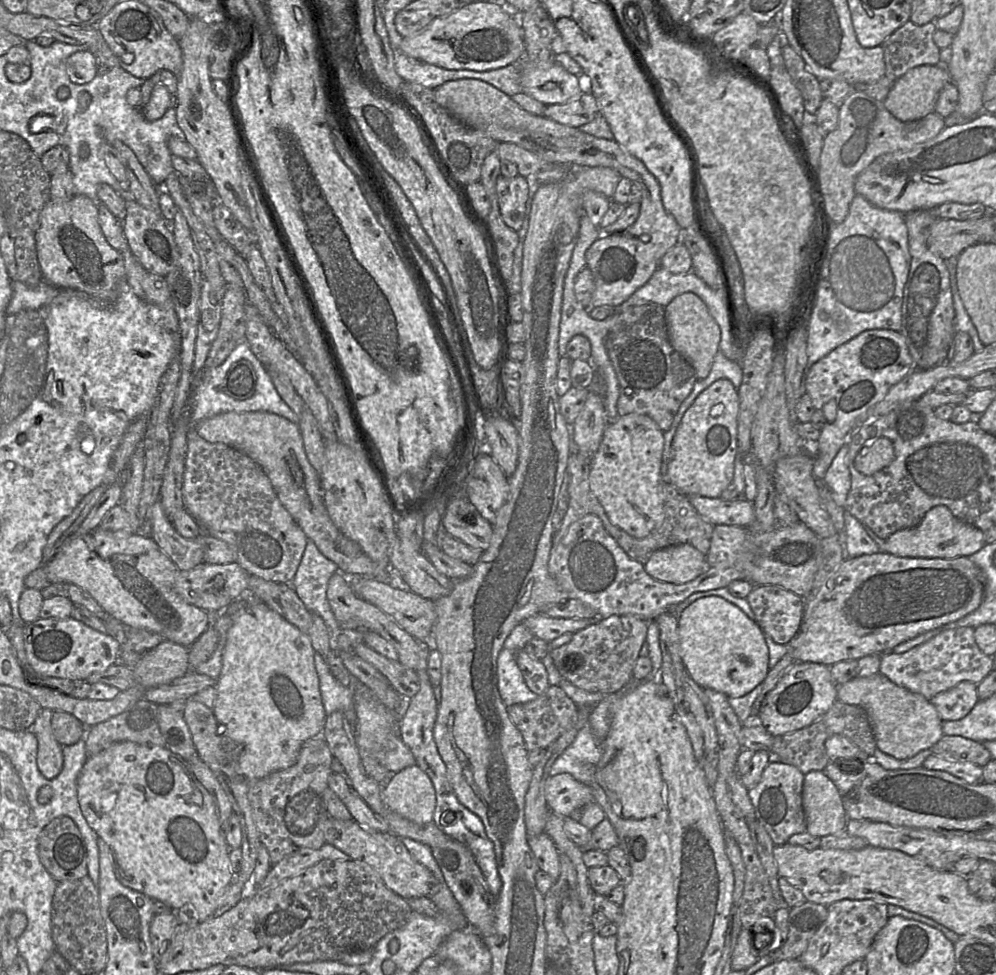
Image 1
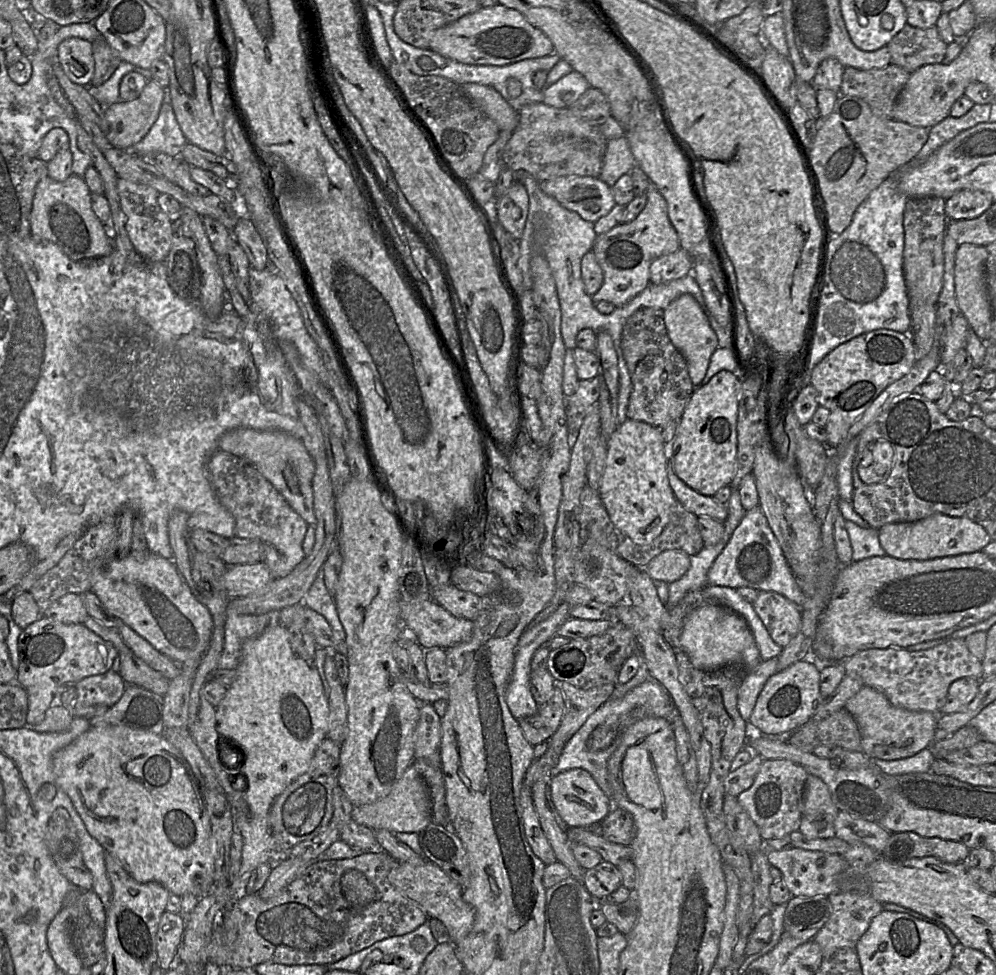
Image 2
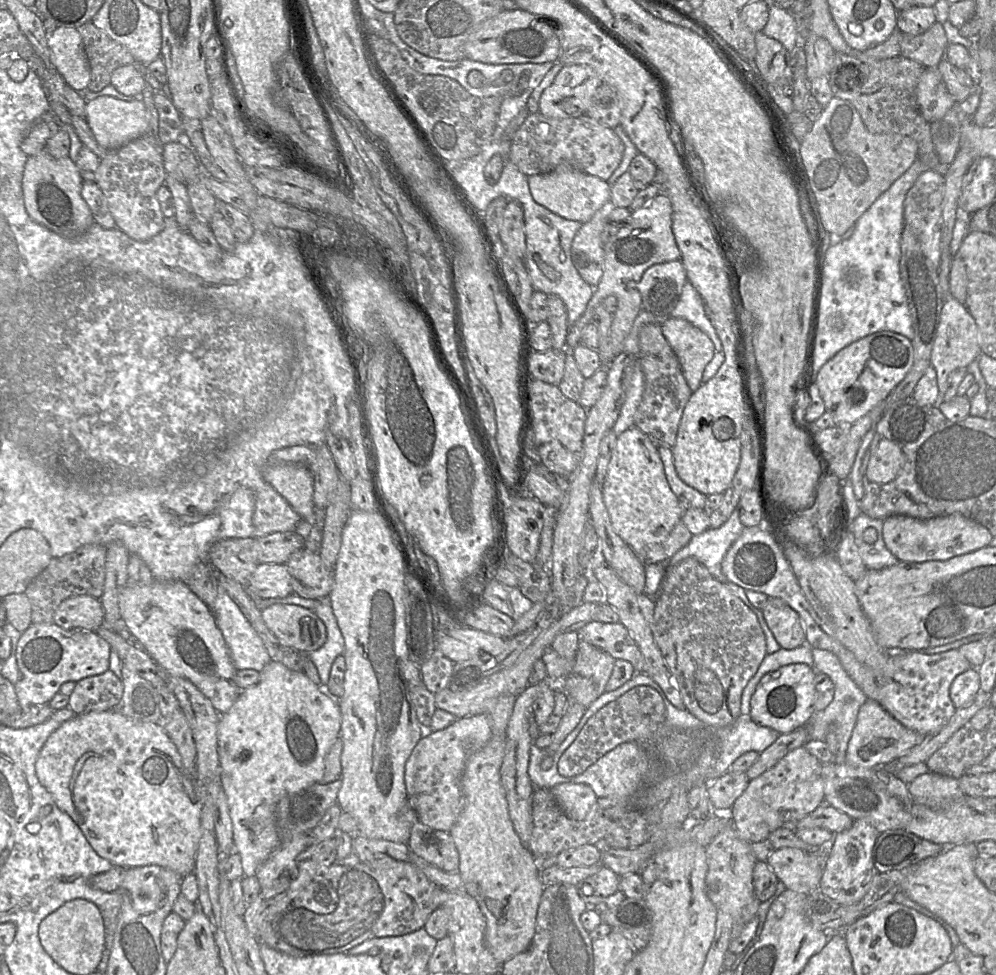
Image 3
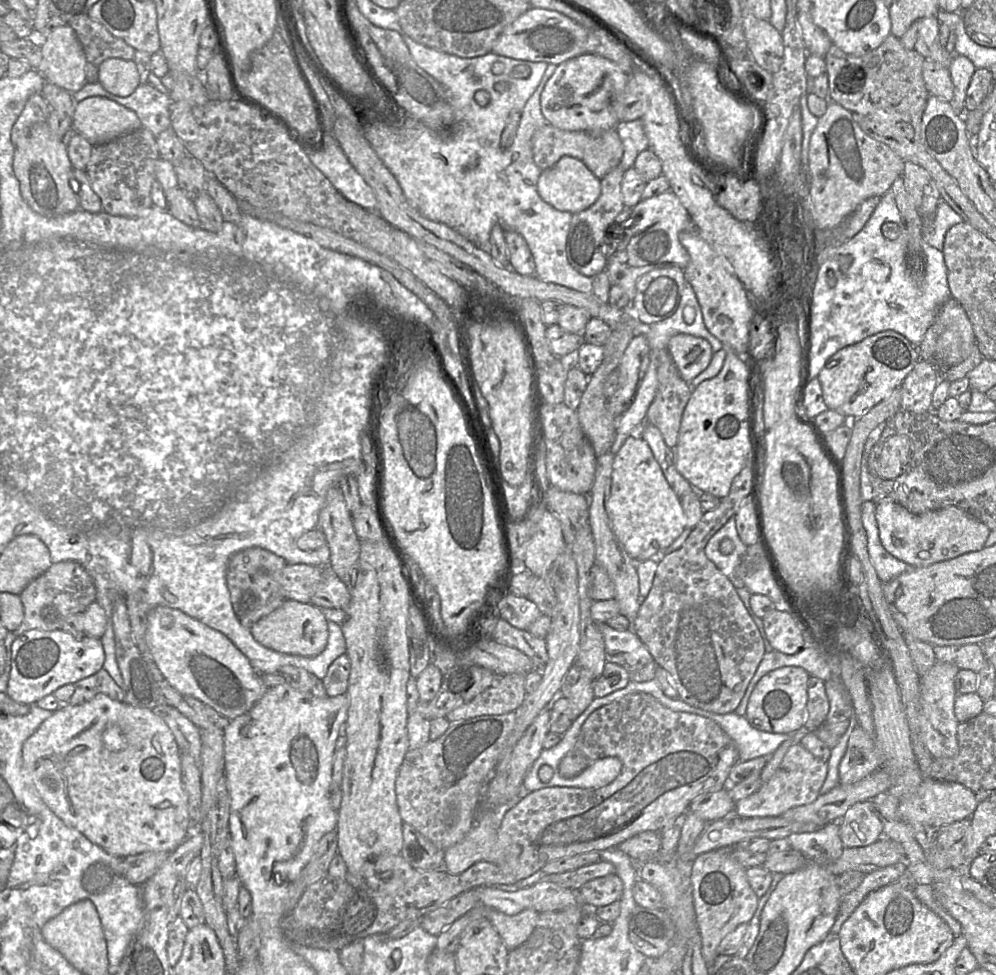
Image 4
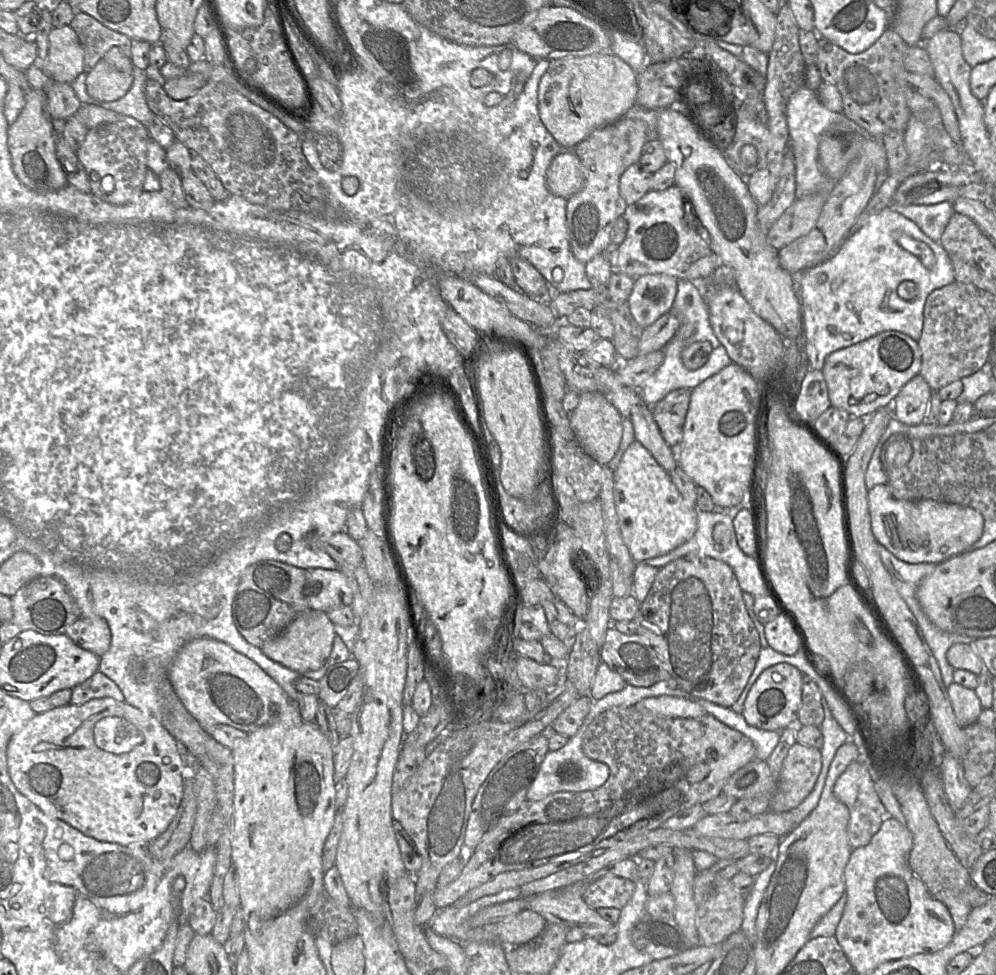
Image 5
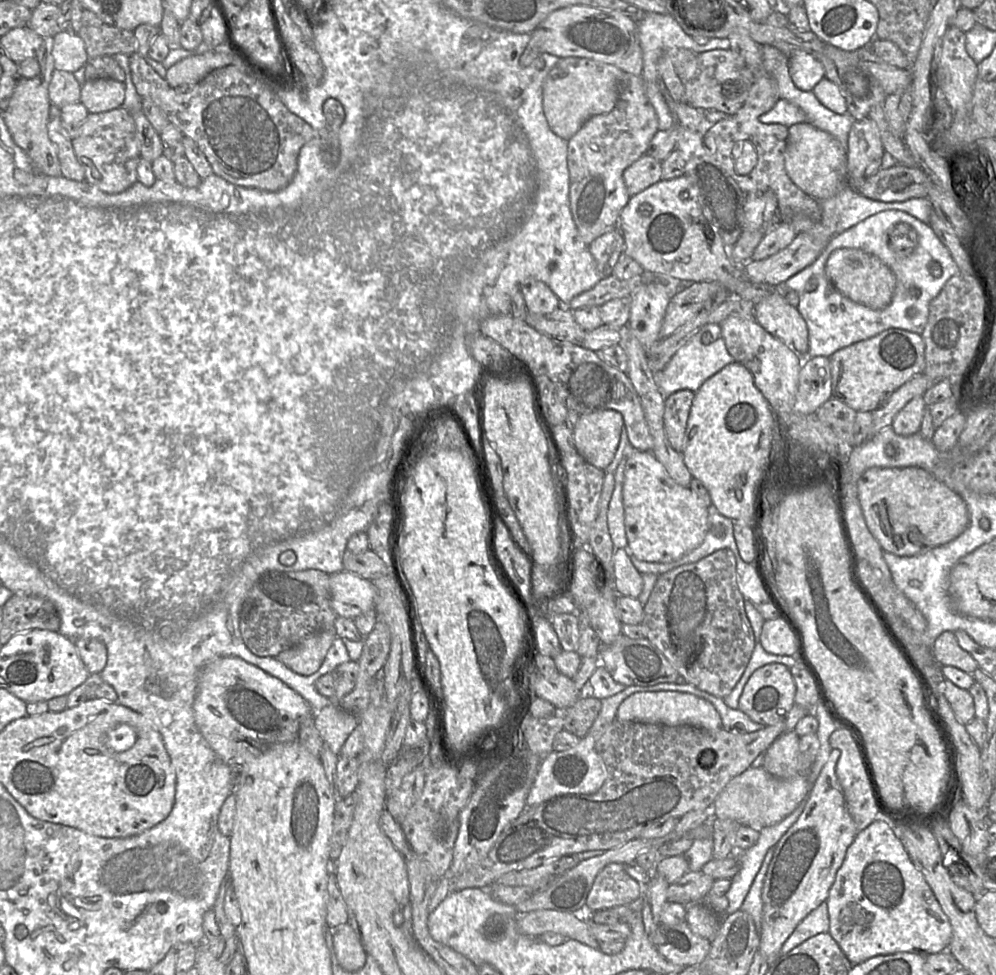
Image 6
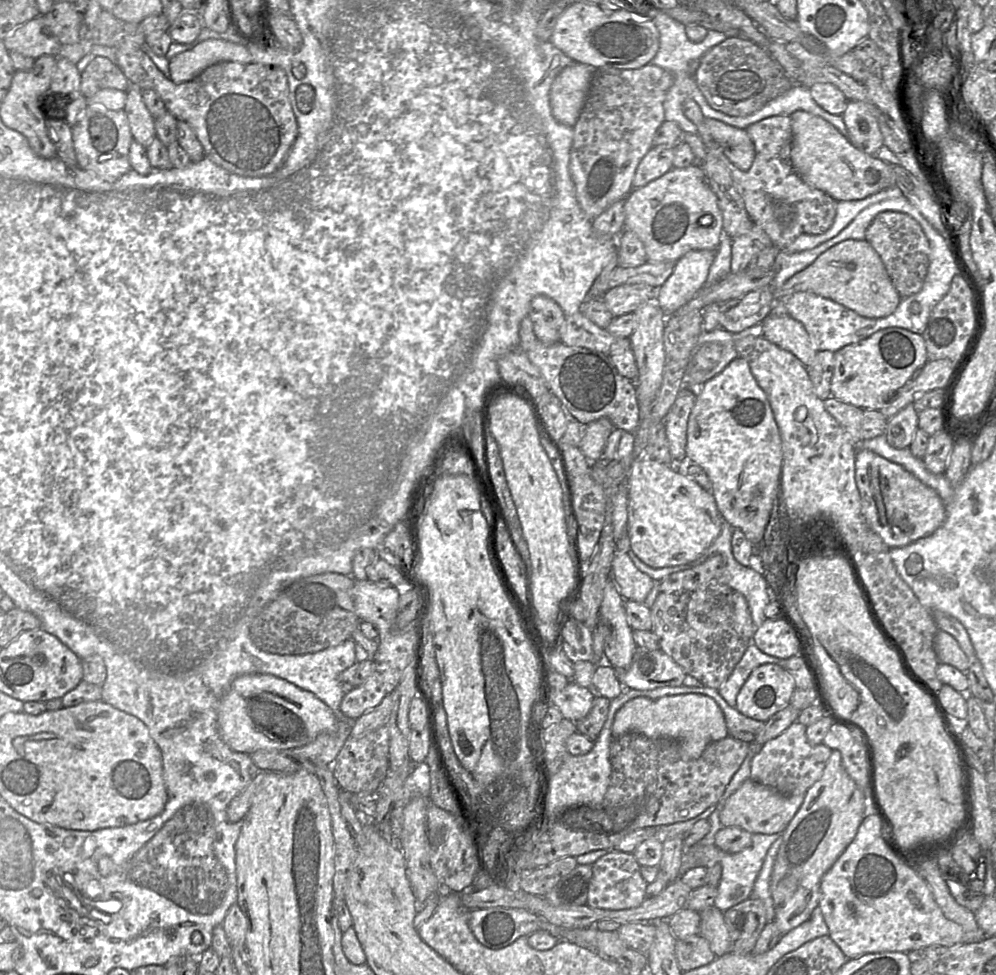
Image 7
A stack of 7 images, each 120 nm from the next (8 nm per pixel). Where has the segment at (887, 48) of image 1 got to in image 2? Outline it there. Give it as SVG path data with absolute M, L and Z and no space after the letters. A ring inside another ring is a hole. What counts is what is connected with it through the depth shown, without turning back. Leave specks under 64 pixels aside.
M906 23L887 47L890 62L912 73L921 66L941 63L947 44L941 39L935 26L921 29Z

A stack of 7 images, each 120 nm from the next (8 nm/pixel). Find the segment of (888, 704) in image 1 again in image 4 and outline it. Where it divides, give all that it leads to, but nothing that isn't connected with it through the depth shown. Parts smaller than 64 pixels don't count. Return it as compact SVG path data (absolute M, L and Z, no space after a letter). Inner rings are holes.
M857 726L850 736L847 750L839 764L840 784L858 782L881 767L881 753L874 741Z

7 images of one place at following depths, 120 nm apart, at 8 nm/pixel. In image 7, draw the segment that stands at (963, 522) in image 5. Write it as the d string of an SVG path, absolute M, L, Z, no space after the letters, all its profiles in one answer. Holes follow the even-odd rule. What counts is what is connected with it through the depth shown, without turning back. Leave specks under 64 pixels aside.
M870 450L856 451L855 480L868 528L877 533L889 549L903 547L931 535L945 520L945 505L934 489L901 465Z

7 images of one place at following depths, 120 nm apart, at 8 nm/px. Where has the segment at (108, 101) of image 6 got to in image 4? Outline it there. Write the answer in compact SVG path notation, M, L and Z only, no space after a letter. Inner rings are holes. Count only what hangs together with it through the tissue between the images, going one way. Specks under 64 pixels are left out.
M110 58L99 67L98 83L115 96L128 97L141 84L133 60Z

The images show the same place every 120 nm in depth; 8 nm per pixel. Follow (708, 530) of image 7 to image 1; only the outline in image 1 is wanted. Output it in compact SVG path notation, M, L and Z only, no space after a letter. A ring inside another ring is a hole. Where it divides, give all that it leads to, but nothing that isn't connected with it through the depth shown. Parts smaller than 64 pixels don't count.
M630 413L611 421L590 461L590 489L609 521L634 538L644 538L663 517L663 481L660 474L664 432L647 415Z

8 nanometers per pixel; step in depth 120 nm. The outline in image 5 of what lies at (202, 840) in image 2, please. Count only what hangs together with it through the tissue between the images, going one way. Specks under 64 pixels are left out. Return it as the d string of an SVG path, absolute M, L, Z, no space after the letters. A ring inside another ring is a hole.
M112 698L36 714L11 737L6 760L14 786L40 811L101 842L147 845L167 829L182 800L185 767L177 741L152 716Z

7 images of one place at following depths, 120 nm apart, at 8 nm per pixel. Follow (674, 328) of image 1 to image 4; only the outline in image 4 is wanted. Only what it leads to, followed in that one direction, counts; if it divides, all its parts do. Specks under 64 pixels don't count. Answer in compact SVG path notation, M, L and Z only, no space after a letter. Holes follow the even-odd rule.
M684 333L670 338L668 351L686 383L707 368L713 355L711 345L706 339Z

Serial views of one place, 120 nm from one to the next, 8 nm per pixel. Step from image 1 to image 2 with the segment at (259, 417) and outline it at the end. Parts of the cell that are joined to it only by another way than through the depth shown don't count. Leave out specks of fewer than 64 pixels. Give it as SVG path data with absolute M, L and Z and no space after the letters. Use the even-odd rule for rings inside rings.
M238 428L223 434L218 447L254 466L308 526L315 526L312 489L315 463L299 438L279 430Z

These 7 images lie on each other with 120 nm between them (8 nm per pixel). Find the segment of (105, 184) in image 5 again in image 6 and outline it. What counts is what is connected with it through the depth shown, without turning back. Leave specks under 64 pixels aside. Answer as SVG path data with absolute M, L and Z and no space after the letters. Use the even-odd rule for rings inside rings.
M116 108L101 113L89 113L77 137L72 139L75 155L84 169L85 181L103 192L117 194L125 191L136 181L137 165L141 159L137 130L132 115L124 108Z

